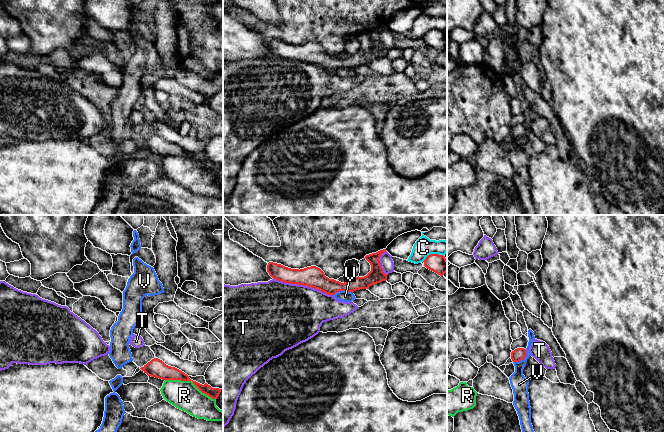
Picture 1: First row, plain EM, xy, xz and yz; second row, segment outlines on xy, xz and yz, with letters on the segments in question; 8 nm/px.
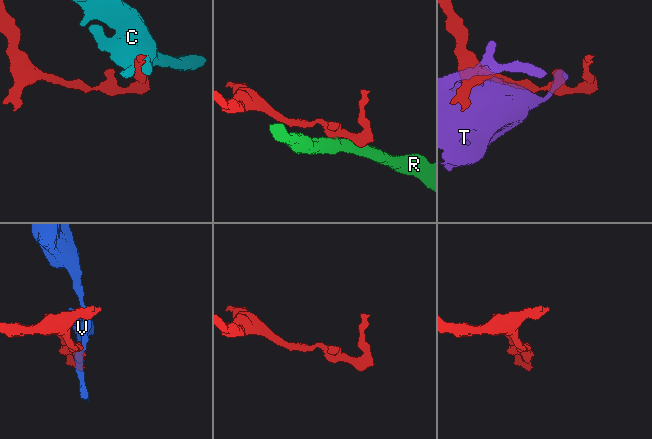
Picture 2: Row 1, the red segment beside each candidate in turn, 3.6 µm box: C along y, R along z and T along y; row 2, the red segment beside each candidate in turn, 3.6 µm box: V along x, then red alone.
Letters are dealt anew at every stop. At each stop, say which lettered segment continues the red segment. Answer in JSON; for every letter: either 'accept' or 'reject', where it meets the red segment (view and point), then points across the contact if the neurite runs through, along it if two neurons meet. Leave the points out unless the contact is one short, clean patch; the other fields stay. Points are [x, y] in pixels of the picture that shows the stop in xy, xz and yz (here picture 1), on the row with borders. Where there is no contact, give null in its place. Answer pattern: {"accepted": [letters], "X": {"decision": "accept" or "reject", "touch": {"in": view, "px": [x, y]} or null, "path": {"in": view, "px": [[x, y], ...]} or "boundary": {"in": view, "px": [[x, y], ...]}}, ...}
{"accepted": [], "C": {"decision": "reject", "touch": {"in": "xz", "px": [432, 254]}}, "R": {"decision": "reject", "touch": {"in": "xy", "px": [190, 380]}}, "T": {"decision": "reject", "touch": {"in": "xz", "px": [303, 284]}}, "V": {"decision": "reject", "touch": {"in": "yz", "px": [522, 359]}, "boundary": {"in": "yz", "px": [[526, 349], [526, 355], [522, 359], [513, 362]]}}}

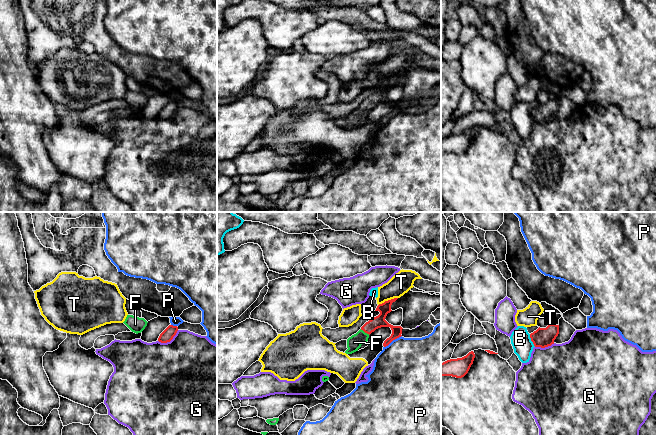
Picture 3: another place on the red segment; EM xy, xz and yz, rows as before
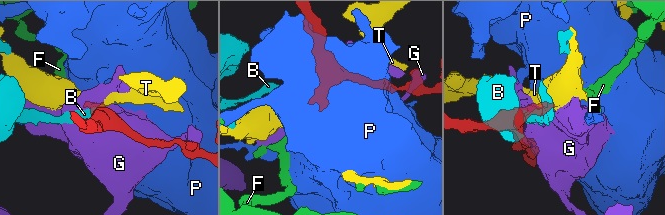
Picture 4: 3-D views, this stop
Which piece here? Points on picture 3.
{"accepted": ["F"], "B": {"decision": "reject", "touch": {"in": "yz", "px": [531, 340]}, "boundary": {"in": "yz", "px": [[529, 334], [530, 340], [535, 346]]}}, "F": {"decision": "accept", "touch": {"in": "xz", "px": [365, 332]}, "path": {"in": "xz", "px": [[379, 321], [374, 323], [365, 332], [354, 342]]}}, "G": {"decision": "reject", "touch": {"in": "xy", "px": [169, 341]}}, "P": {"decision": "reject", "touch": {"in": "xz", "px": [392, 340]}, "boundary": {"in": "xz", "px": [[401, 335], [384, 347]]}}, "T": {"decision": "reject", "touch": {"in": "xz", "px": [388, 300]}, "boundary": {"in": "xz", "px": [[397, 297], [385, 300], [378, 305]]}}}

